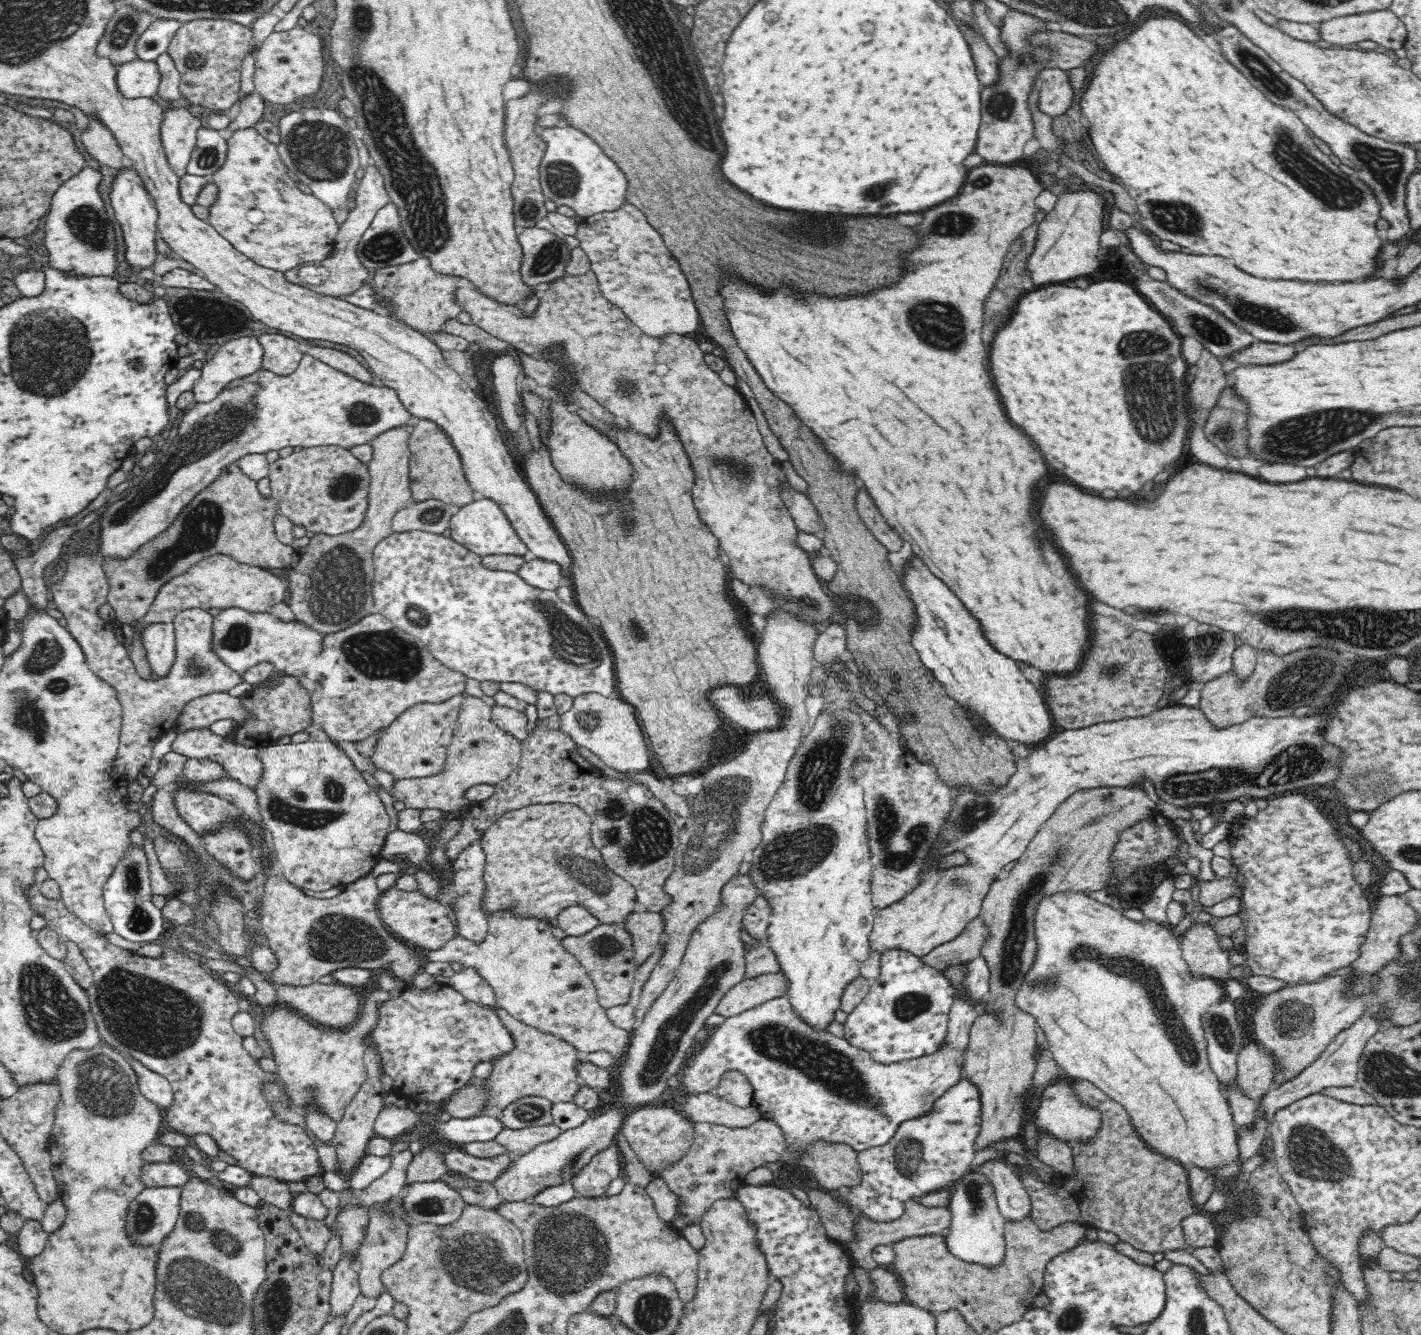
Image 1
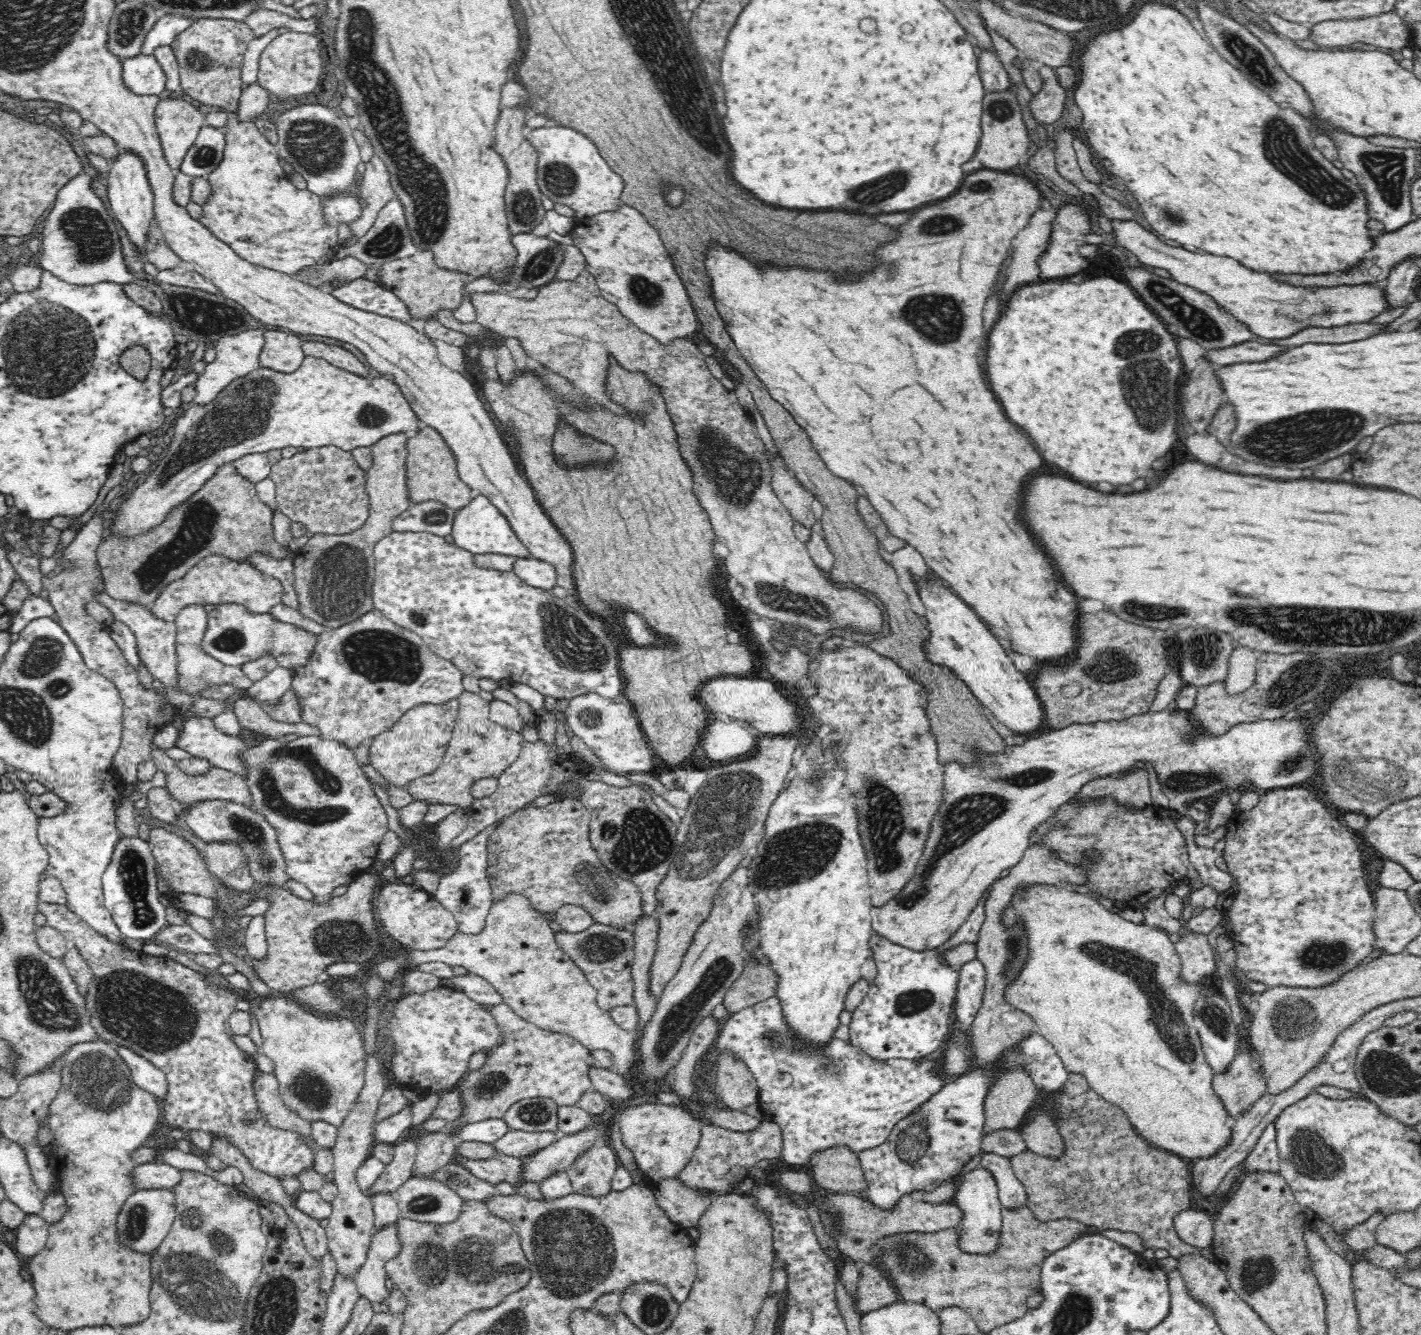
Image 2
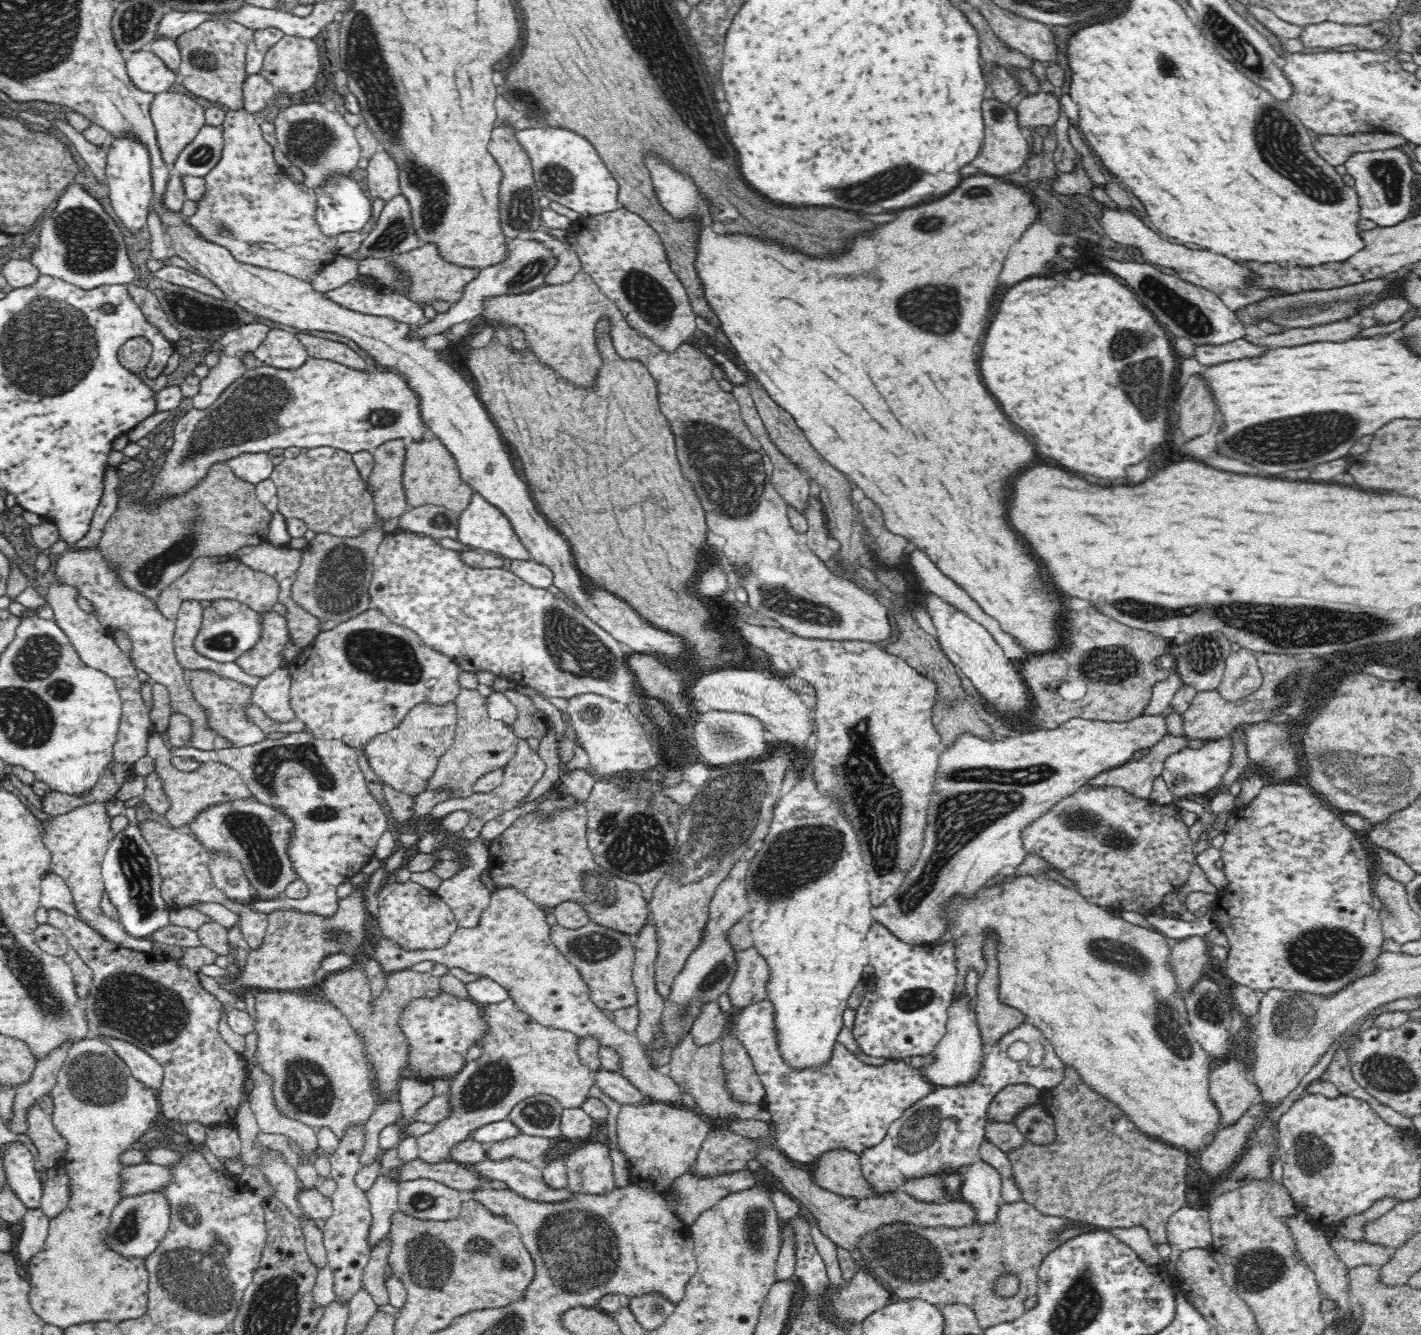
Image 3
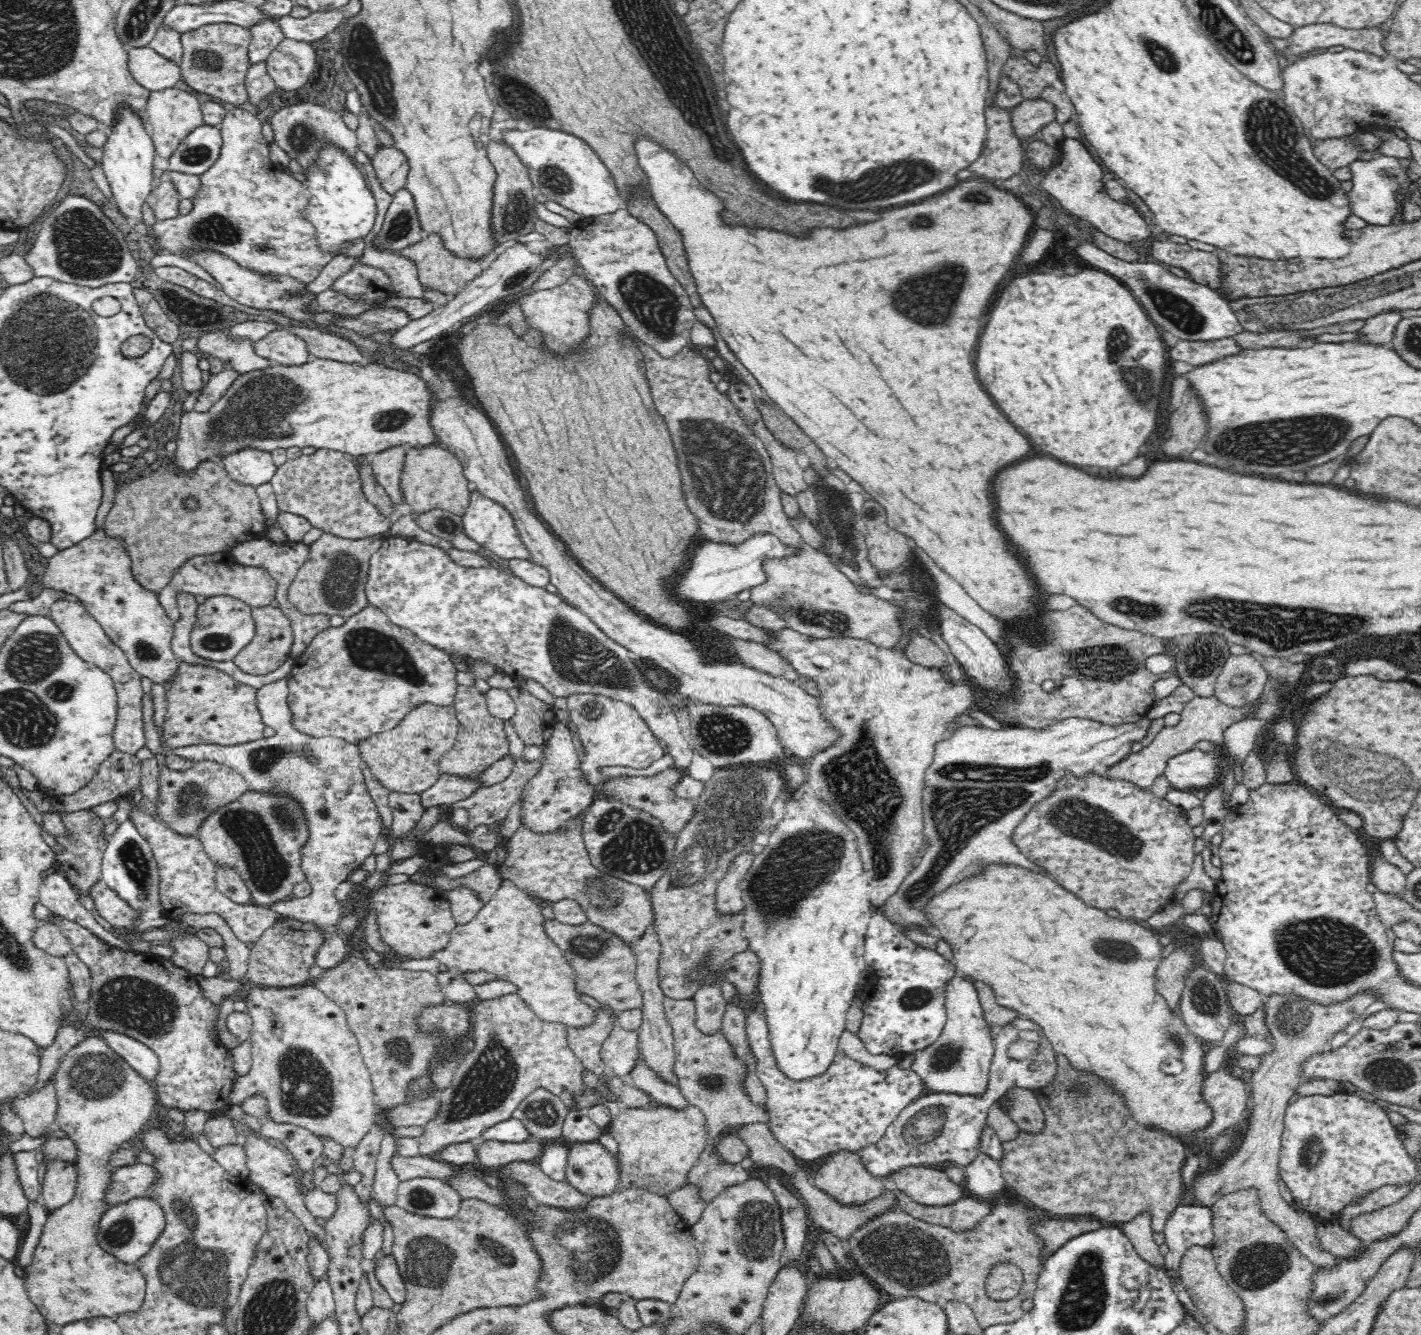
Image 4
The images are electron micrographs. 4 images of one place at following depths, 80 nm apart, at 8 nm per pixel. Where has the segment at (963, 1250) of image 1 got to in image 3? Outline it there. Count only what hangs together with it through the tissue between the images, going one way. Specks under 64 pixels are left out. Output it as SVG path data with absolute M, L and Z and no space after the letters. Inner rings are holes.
M980 1158L960 1169L960 1173L963 1181L957 1197L974 1208L975 1222L994 1222L998 1208L1005 1203L1000 1171Z

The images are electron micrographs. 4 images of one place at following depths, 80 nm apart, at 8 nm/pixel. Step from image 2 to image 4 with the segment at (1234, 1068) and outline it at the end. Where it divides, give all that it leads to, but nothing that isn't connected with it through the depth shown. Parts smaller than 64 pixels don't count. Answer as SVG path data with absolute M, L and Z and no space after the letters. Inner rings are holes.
M1222 1067L1202 1082L1202 1099L1212 1109L1212 1120L1204 1128L1192 1130L1192 1136L1214 1139L1227 1133L1250 1111L1250 1088L1247 1078L1234 1078L1230 1068Z

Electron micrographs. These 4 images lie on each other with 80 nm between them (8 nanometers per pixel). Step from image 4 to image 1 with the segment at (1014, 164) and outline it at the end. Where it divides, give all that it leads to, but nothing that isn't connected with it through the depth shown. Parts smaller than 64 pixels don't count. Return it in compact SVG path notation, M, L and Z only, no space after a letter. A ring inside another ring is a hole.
M1011 9L1003 17L1001 37L1008 46L1011 54L1002 60L999 68L999 81L994 86L983 87L981 90L982 126L978 136L976 154L982 156L990 164L1008 165L1024 156L1024 146L1034 136L1034 124L1028 109L1028 94L1038 81L1038 72L1044 68L1053 68L1046 47L1032 47L1026 36L1034 30L1059 30L1060 25L1040 21L1032 15Z

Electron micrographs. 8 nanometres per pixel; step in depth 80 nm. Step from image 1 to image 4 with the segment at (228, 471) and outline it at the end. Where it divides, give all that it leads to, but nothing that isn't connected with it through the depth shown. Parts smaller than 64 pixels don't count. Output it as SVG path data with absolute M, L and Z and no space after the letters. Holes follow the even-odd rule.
M169 454L162 459L158 468L150 470L147 475L138 475L118 486L112 510L106 514L104 526L108 536L121 536L132 561L133 577L144 588L156 593L172 580L174 570L188 558L223 553L245 540L258 539L264 535L264 513L255 487L230 479L217 459L202 460L194 470L188 472L175 472L174 458L175 455ZM188 496L198 500L197 510L184 507L184 498Z

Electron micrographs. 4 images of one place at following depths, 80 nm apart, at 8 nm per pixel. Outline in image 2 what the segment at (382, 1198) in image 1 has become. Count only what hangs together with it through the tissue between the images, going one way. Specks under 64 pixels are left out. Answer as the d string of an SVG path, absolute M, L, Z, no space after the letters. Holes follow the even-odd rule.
M400 1141L394 1145L394 1150L392 1163L385 1165L384 1172L376 1179L369 1192L366 1192L368 1195L374 1192L395 1192L400 1184L411 1177L417 1155L417 1141Z

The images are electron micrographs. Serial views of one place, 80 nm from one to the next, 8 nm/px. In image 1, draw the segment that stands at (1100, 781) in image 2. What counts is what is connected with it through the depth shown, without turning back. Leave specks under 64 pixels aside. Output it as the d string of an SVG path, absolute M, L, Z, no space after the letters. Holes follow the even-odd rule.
M1102 786L1077 791L1061 804L1035 834L1012 869L996 879L984 897L980 917L988 927L988 936L980 948L980 957L990 969L990 986L988 996L983 1000L983 1011L970 1030L963 1064L963 1078L975 1082L981 1098L982 1122L975 1151L1006 1136L1022 1136L1027 1099L1032 1092L1036 1068L1032 1050L1036 1046L1038 1023L1031 1014L1016 1007L1014 994L1036 956L1032 915L1036 912L1036 902L1056 892L1106 888L1112 874L1110 854L1118 834L1124 828L1149 818L1156 807L1142 786Z

